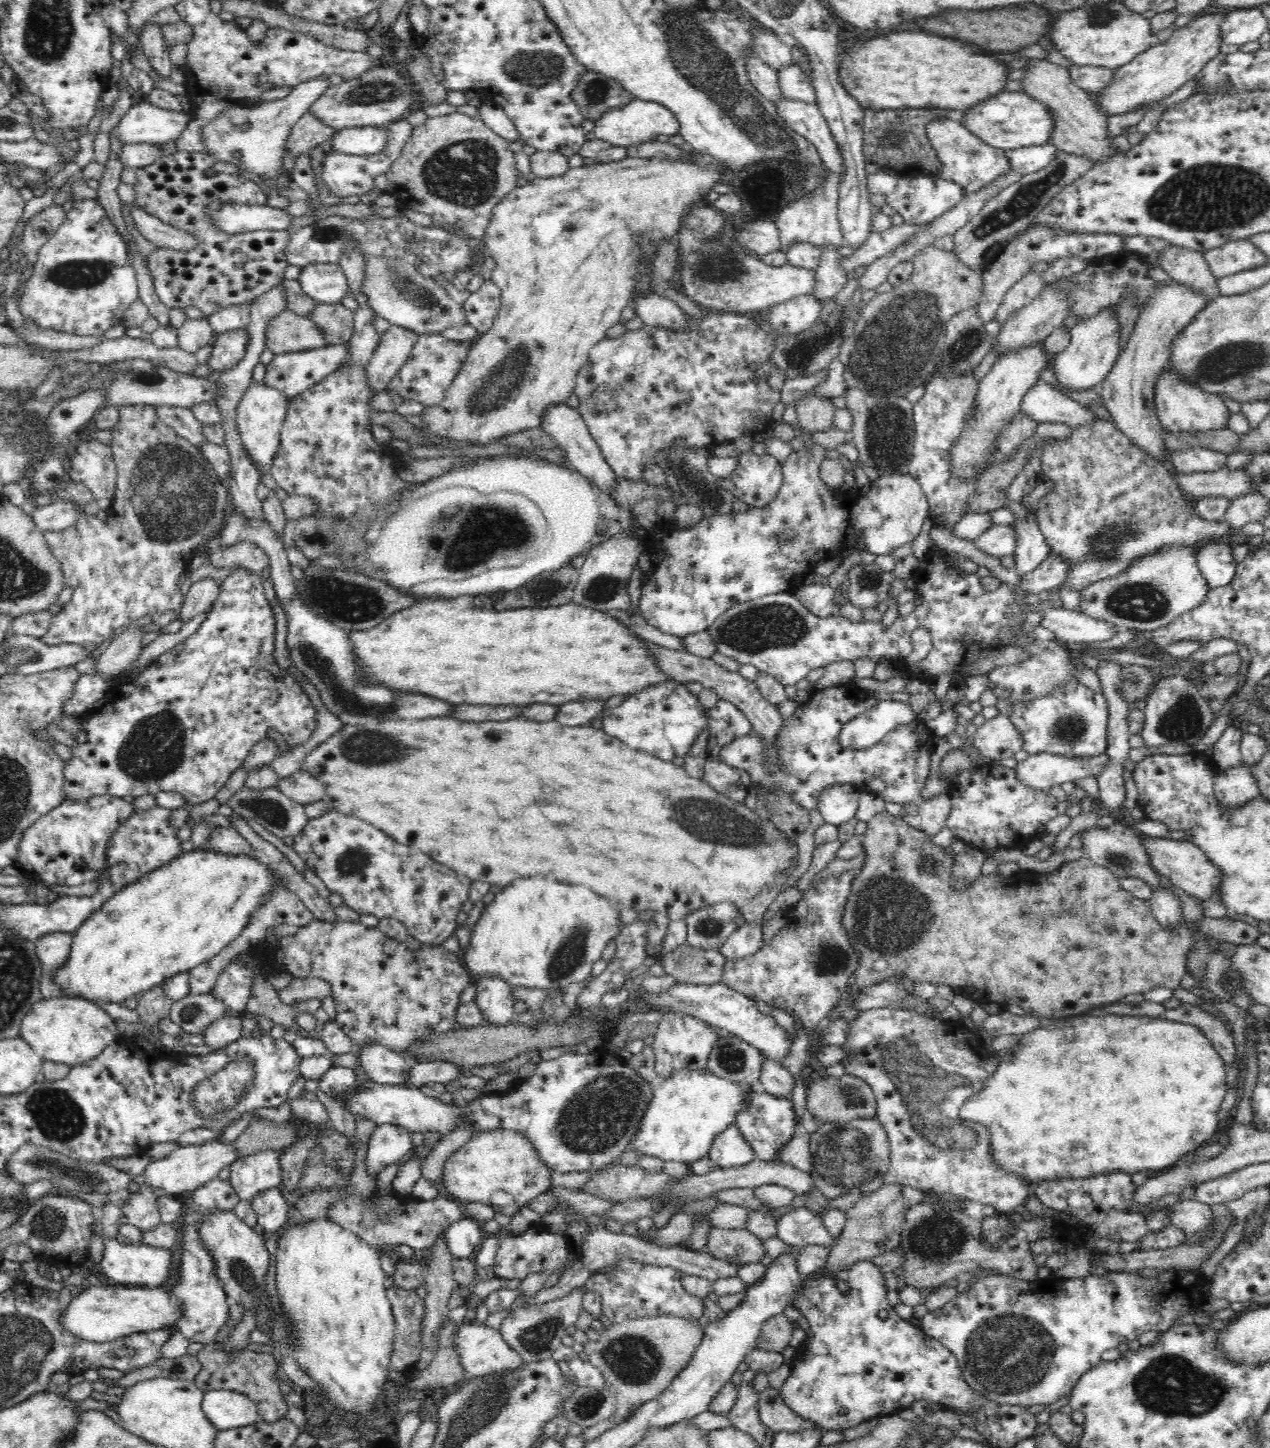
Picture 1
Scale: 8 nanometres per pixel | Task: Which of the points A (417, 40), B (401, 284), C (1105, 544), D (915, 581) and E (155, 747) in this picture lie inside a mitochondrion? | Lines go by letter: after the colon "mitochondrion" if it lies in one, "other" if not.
A: other
B: mitochondrion
C: mitochondrion
D: other
E: mitochondrion

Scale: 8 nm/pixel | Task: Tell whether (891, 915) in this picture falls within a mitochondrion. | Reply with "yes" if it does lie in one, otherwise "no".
yes

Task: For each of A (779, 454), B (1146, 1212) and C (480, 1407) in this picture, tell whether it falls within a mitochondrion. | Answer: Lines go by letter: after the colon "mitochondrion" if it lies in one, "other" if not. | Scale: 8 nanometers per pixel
A: other
B: other
C: mitochondrion

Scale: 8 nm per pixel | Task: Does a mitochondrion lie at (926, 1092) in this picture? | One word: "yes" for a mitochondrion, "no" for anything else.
yes

